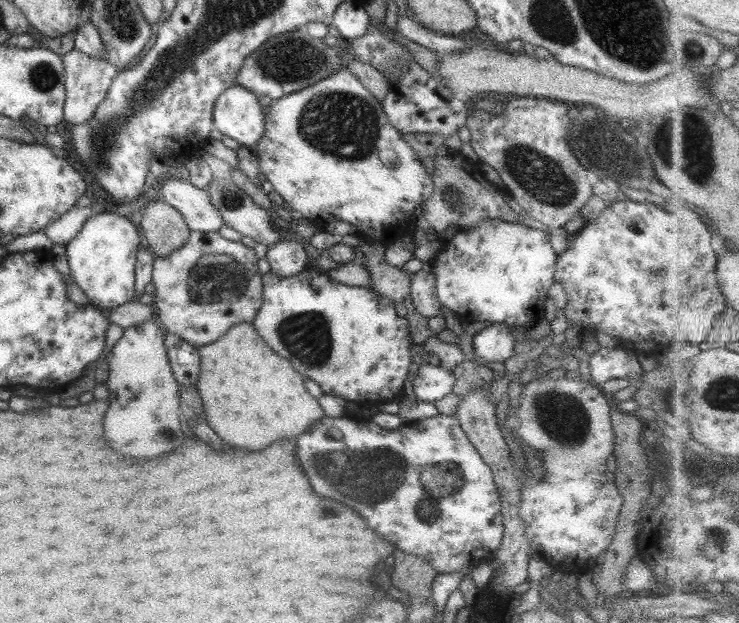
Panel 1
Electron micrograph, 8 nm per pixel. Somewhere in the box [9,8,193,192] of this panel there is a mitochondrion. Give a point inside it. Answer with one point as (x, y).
(44, 77)

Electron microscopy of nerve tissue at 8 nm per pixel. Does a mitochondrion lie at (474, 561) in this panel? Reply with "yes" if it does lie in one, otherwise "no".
no

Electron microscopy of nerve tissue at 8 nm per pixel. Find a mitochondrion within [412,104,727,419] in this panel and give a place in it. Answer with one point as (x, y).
(688, 143)

